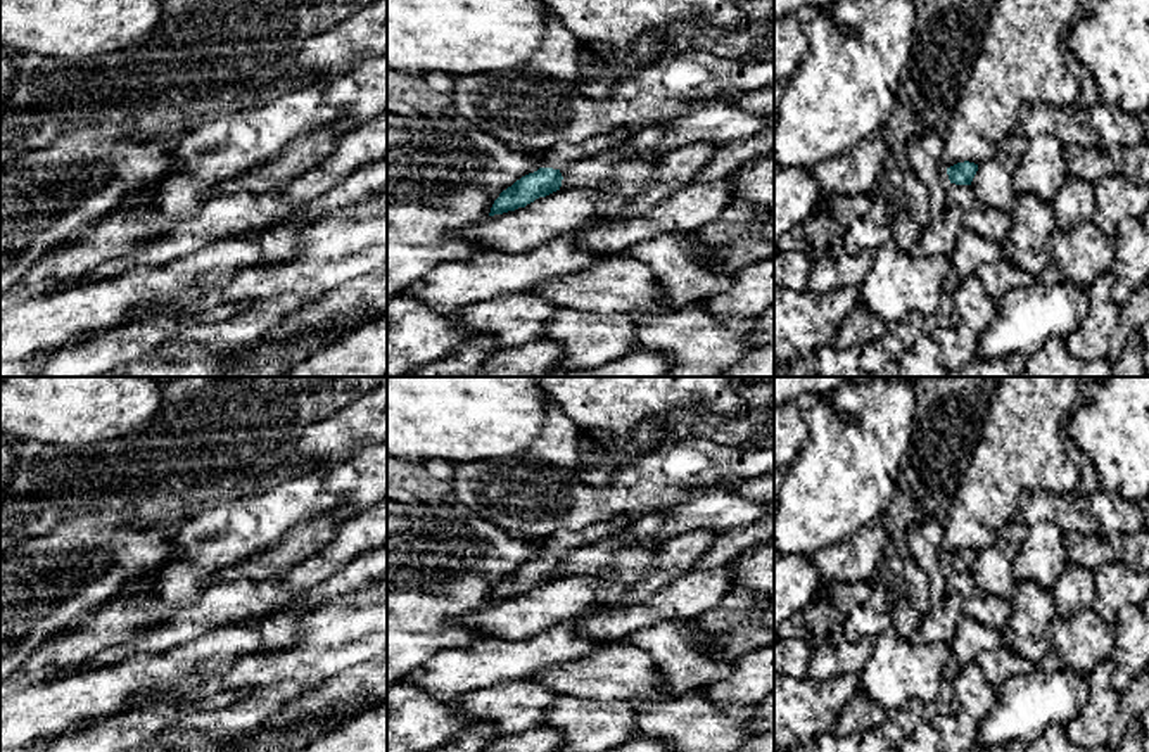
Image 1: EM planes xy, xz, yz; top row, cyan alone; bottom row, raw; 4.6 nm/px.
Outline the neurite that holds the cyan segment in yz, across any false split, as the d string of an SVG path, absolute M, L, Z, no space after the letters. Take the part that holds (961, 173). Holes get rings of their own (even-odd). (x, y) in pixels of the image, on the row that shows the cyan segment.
M914 130L907 140L905 150L898 156L902 163L911 166L930 192L930 209L933 220L943 220L950 183L971 185L978 164L964 161L950 168L942 159L943 137L931 130Z

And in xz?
M629 126L587 138L582 143L558 143L541 157L541 168L517 180L494 201L489 216L525 207L539 197L546 197L562 187L560 169L567 164L591 159L608 149L625 143L631 138Z

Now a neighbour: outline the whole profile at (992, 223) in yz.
M950 183L947 190L949 204L955 204L962 213L962 228L973 230L981 237L1002 244L1006 237L1011 218L1009 213L995 209L981 202L971 185Z

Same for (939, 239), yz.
M949 204L943 220L931 220L924 230L916 252L924 256L949 256L955 239L962 230L962 213L955 204Z

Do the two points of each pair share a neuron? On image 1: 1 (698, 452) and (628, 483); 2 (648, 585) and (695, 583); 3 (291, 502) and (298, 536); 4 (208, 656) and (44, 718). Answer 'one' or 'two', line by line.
1: one
2: two
3: two
4: one

